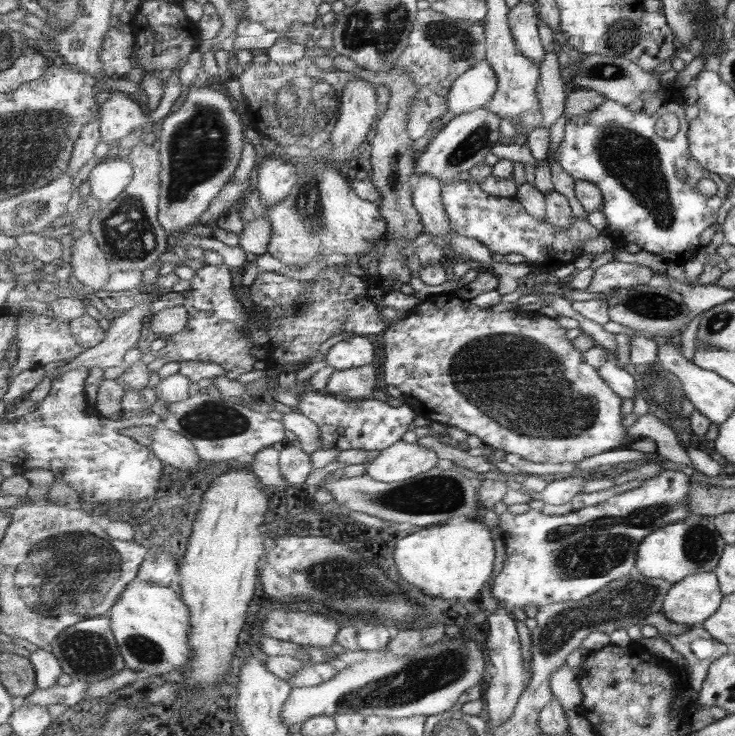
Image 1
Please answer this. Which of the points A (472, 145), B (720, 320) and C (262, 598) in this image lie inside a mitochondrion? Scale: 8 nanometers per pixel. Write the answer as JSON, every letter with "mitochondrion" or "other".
{"A":"mitochondrion","B":"mitochondrion","C":"other"}

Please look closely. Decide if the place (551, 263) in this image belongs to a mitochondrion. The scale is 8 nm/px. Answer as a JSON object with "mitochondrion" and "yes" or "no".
{"mitochondrion":"no"}

